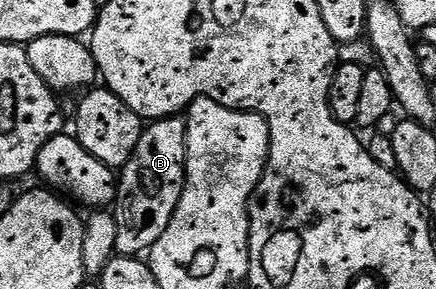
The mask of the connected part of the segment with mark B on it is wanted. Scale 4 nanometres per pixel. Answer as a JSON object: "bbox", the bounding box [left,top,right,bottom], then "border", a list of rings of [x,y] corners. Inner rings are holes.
{"bbox":[115,115,187,257],"border":[[[181,115],[152,120],[142,130],[135,153],[120,168],[117,179],[115,252],[130,257],[144,256],[163,237],[185,188],[187,157],[186,120]]]}

